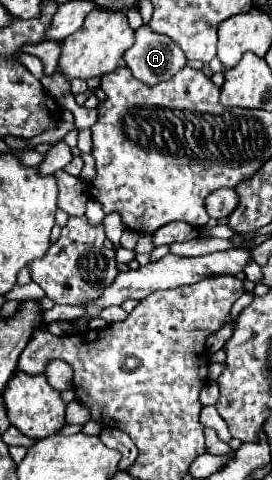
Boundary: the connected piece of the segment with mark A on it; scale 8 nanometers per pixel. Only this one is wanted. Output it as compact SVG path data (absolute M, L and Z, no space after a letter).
M142 25L134 33L134 45L126 49L124 61L132 75L148 85L168 81L184 65L186 57L166 35L154 33L148 25Z

